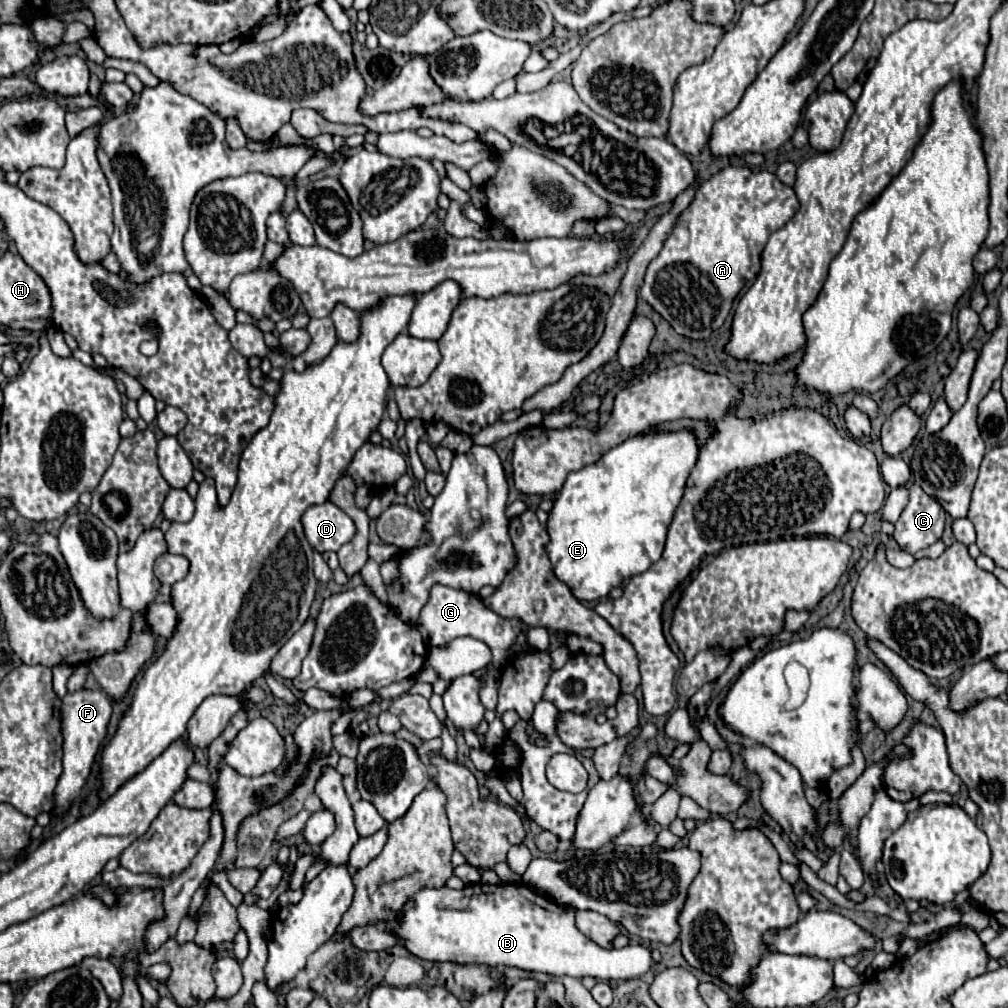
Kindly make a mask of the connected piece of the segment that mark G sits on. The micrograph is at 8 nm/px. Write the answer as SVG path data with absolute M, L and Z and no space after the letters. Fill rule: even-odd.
M434 585L434 591L430 591L430 601L422 609L422 615L418 619L418 629L422 631L422 637L430 645L440 645L440 643L450 643L456 637L468 635L478 641L484 641L494 657L492 657L492 667L500 667L506 661L506 651L508 647L516 641L516 635L522 631L524 623L520 619L506 619L488 609L482 599L474 593L458 591L452 587L438 587Z

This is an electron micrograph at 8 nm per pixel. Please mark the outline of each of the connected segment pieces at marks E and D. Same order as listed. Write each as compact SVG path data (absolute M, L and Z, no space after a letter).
M664 431L664 433L656 433L656 435L650 435L650 433L644 433L644 435L636 435L636 437L630 437L626 439L624 443L620 443L618 447L610 449L606 455L602 455L600 461L592 463L592 465L586 465L584 469L580 471L574 471L566 477L556 501L554 501L554 507L552 511L548 513L548 535L550 535L550 543L548 543L548 555L550 555L550 561L552 561L552 567L554 567L554 573L560 581L564 581L572 595L578 599L578 601L598 601L598 599L604 599L610 591L610 587L620 587L630 575L638 575L638 573L644 573L650 569L650 565L654 561L660 559L662 555L662 549L664 549L664 541L666 541L666 531L668 531L668 525L674 517L674 511L684 495L684 485L686 485L686 479L690 475L690 471L694 469L696 465L696 459L698 459L698 443L696 443L696 433L694 431Z
M332 501L308 507L302 515L302 527L306 541L318 553L338 551L356 533L354 521Z

